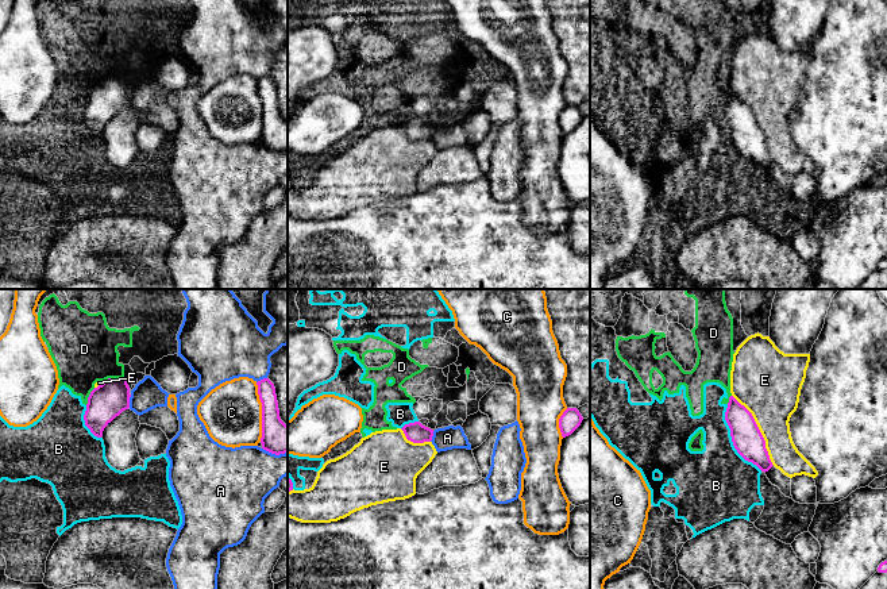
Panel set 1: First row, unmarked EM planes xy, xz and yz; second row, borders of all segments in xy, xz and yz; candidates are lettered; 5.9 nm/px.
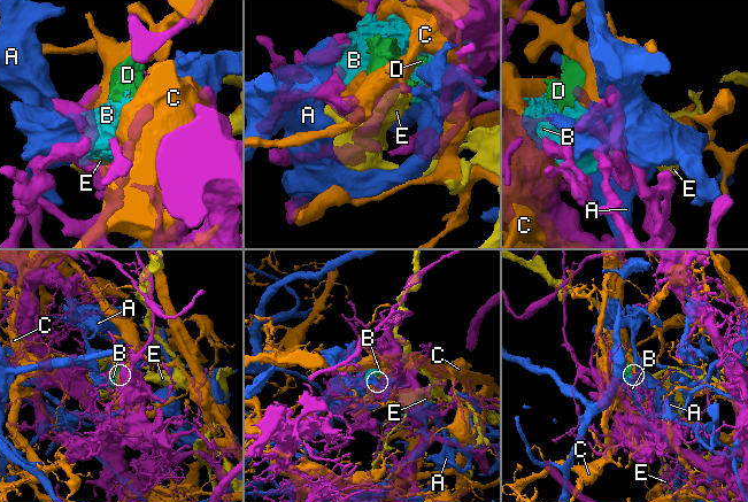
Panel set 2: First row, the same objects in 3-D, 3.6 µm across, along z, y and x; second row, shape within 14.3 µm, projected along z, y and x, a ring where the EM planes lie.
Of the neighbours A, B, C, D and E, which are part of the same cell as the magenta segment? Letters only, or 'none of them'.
none of them

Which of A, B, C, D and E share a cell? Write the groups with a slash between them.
A / B D / C / E

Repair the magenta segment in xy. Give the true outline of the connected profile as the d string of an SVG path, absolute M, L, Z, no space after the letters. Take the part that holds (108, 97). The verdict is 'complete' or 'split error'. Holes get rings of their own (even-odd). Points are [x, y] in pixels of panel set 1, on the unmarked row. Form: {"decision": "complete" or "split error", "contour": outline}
{"decision": "complete", "contour": "M108 76L95 85L84 112L85 123L101 135L104 126L123 108L130 105L130 84L126 76Z"}

